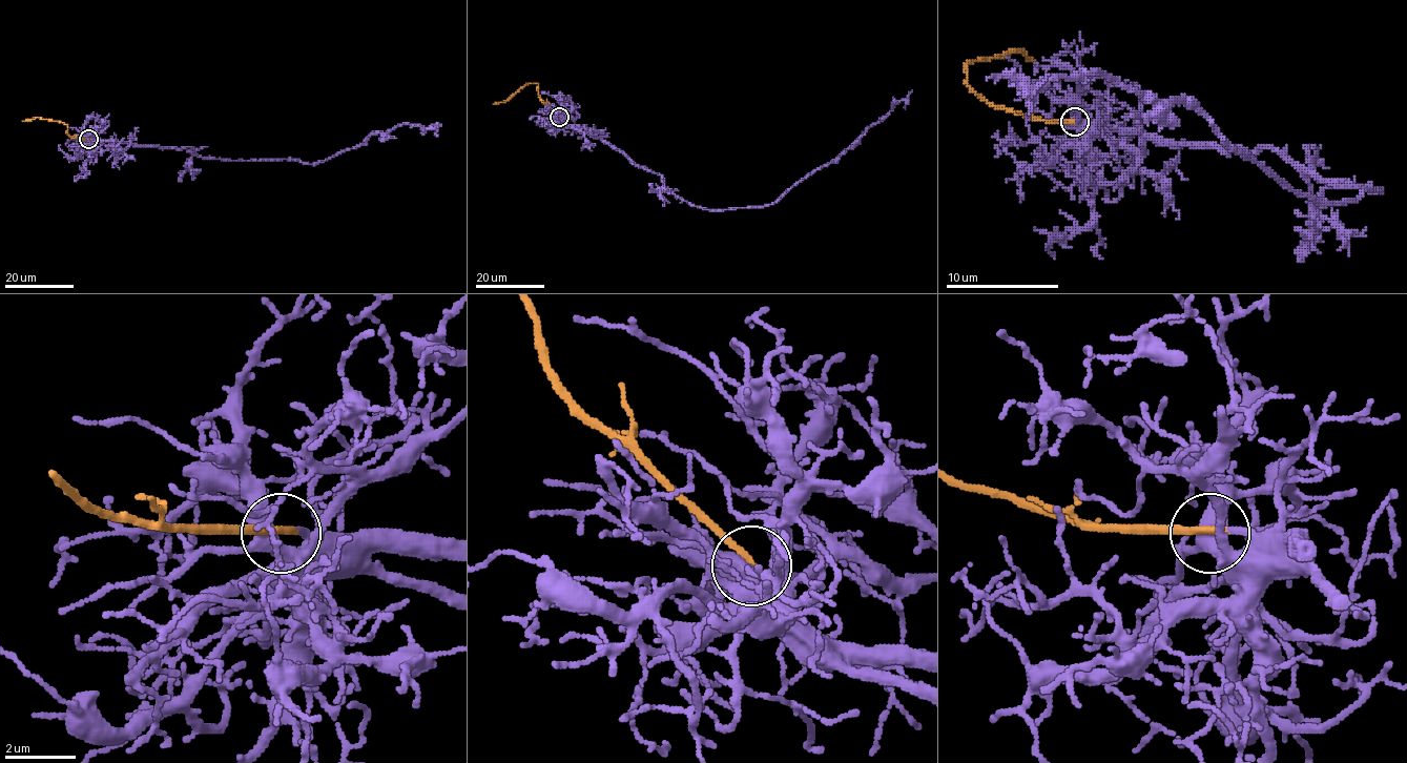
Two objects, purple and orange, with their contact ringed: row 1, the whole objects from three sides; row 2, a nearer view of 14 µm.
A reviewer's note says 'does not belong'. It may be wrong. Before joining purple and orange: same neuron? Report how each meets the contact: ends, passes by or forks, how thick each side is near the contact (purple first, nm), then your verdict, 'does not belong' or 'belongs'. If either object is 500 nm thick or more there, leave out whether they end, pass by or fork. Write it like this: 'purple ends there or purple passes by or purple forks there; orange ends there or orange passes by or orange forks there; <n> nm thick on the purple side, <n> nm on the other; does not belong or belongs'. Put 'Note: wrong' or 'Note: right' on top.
Note: wrong
purple forks there; orange ends there; 400 nm thick on the purple side, 240 nm on the other; belongs

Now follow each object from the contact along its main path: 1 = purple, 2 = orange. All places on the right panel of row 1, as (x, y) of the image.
1: (1074, 123), (1284, 151), (1380, 190), (1301, 197), (1199, 111), (1102, 71), (987, 80)
2: (1074, 123), (1017, 115), (987, 103), (967, 80), (970, 60), (1020, 52), (1035, 60)

